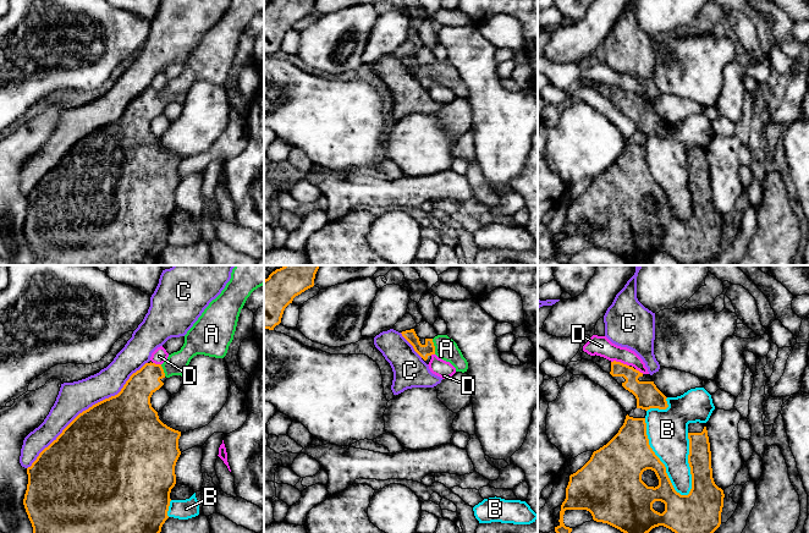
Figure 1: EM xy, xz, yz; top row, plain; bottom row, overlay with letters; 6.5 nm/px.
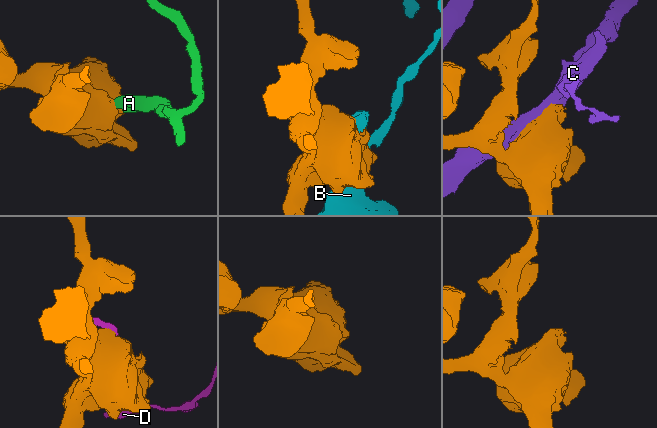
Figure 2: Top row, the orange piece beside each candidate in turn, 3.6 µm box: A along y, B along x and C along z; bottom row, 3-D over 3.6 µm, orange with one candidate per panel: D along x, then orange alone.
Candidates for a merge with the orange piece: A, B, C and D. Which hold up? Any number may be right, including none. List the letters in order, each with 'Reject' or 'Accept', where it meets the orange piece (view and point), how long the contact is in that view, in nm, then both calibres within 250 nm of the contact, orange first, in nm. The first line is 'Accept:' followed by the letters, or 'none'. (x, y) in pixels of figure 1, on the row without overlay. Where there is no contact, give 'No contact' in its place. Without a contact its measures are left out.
Accept: A
A: Accept. Touches orange at xz (434, 72). Shared border 110 nm. Thickness 80 nm (orange) against 150 nm
B: Reject. Touches orange at yz (659, 186). Shared border 600 nm. Thickness 320 nm (orange) against 280 nm
C: Reject. Touches orange at xy (88, 135). Shared border 1050 nm. Thickness 500 nm (orange) against 200 nm
D: Reject. Touches orange at yz (620, 88). Shared border 120 nm. Thickness 140 nm (orange) against 130 nm

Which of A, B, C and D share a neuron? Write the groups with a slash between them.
A / B / C / D

